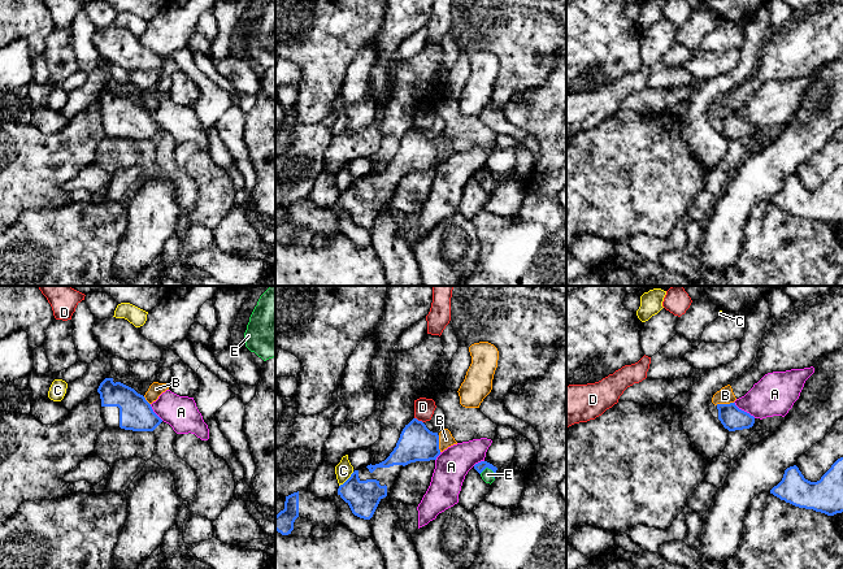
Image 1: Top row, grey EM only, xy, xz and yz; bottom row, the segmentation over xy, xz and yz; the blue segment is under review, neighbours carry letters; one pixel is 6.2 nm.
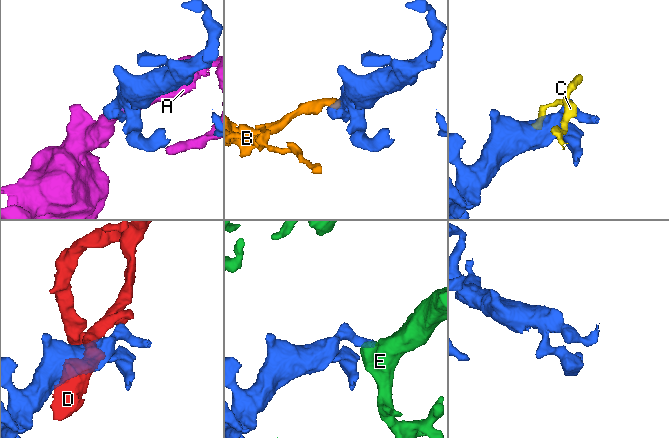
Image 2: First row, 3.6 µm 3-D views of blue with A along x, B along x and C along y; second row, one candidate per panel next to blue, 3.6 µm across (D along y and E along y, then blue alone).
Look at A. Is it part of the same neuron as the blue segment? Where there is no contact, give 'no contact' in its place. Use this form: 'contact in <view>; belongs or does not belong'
contact in yz; does not belong

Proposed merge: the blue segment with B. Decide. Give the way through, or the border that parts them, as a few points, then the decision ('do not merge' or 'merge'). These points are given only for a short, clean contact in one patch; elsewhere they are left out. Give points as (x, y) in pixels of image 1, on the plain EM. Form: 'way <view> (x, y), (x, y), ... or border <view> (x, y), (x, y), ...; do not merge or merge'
border yz (733, 111), (716, 113); do not merge

